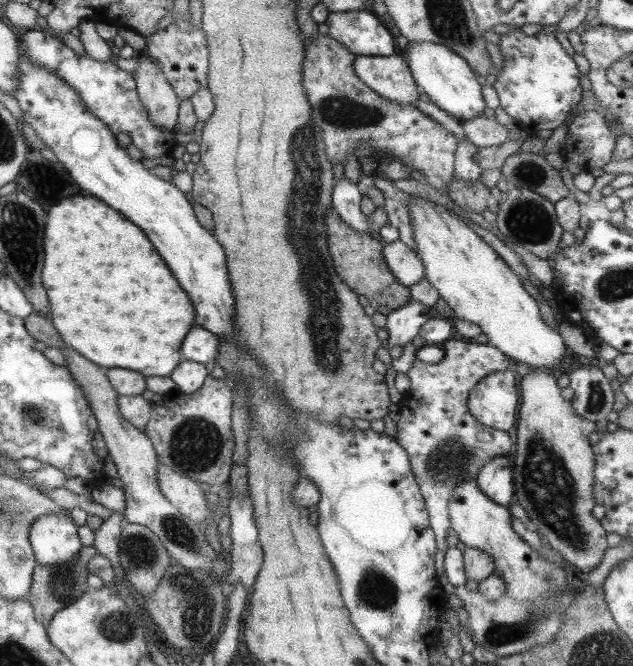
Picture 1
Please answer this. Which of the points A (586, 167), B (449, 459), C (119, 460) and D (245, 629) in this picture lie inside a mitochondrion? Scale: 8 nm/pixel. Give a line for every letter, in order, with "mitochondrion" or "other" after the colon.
A: other
B: mitochondrion
C: other
D: other

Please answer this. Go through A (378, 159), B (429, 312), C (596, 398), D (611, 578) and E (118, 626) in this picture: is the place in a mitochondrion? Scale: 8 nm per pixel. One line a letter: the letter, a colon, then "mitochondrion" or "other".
A: other
B: other
C: mitochondrion
D: other
E: mitochondrion

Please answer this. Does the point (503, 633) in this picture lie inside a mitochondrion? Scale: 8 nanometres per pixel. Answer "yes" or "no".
yes

